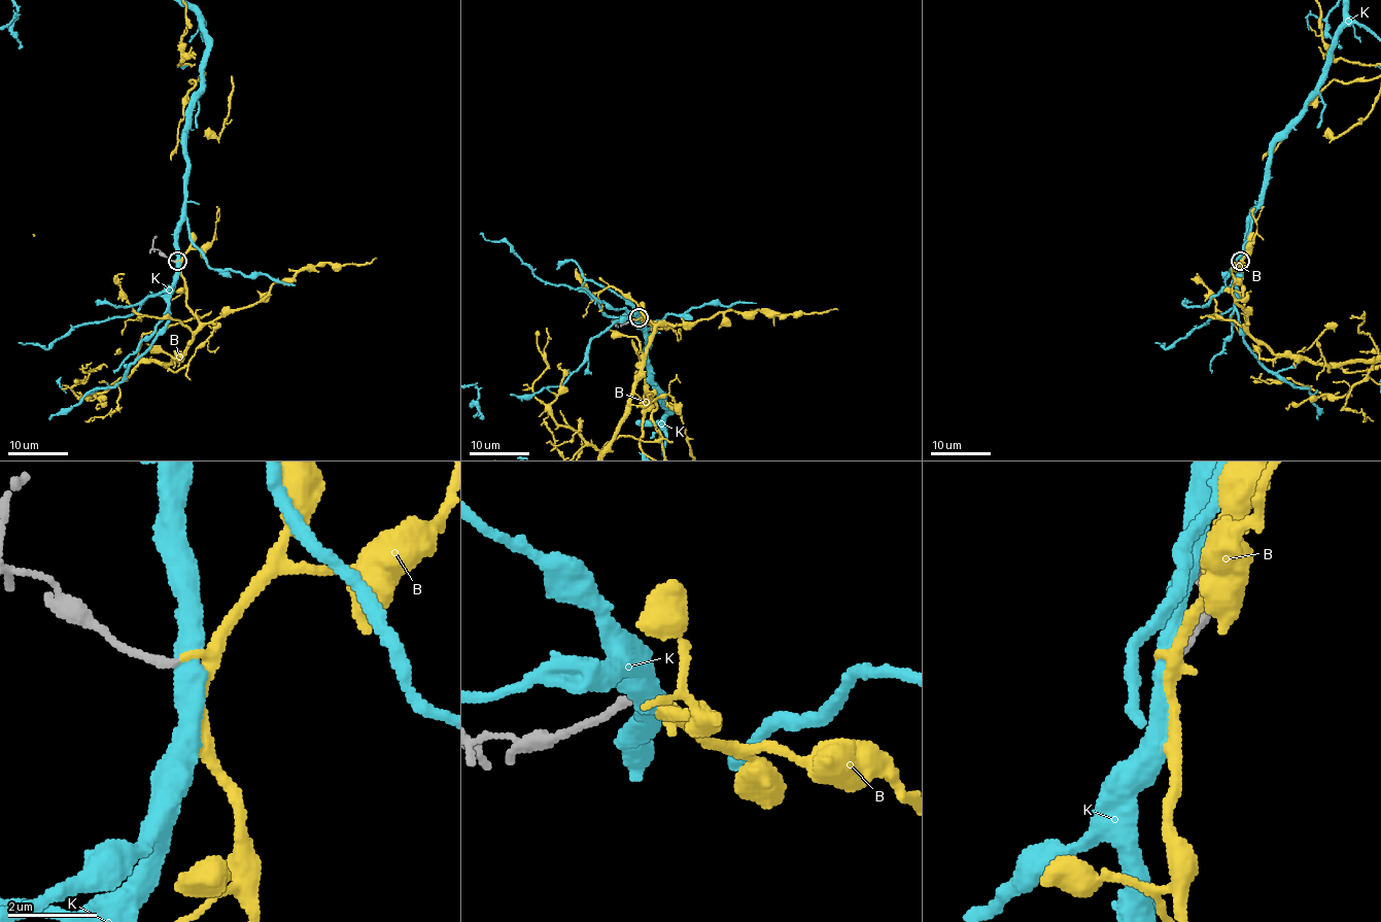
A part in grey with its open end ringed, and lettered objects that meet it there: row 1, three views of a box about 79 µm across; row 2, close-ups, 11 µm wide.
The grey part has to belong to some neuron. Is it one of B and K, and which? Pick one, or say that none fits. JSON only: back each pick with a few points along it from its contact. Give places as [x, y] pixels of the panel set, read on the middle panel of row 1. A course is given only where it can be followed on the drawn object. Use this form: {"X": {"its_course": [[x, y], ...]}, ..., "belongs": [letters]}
{"belongs": ["B"]}

